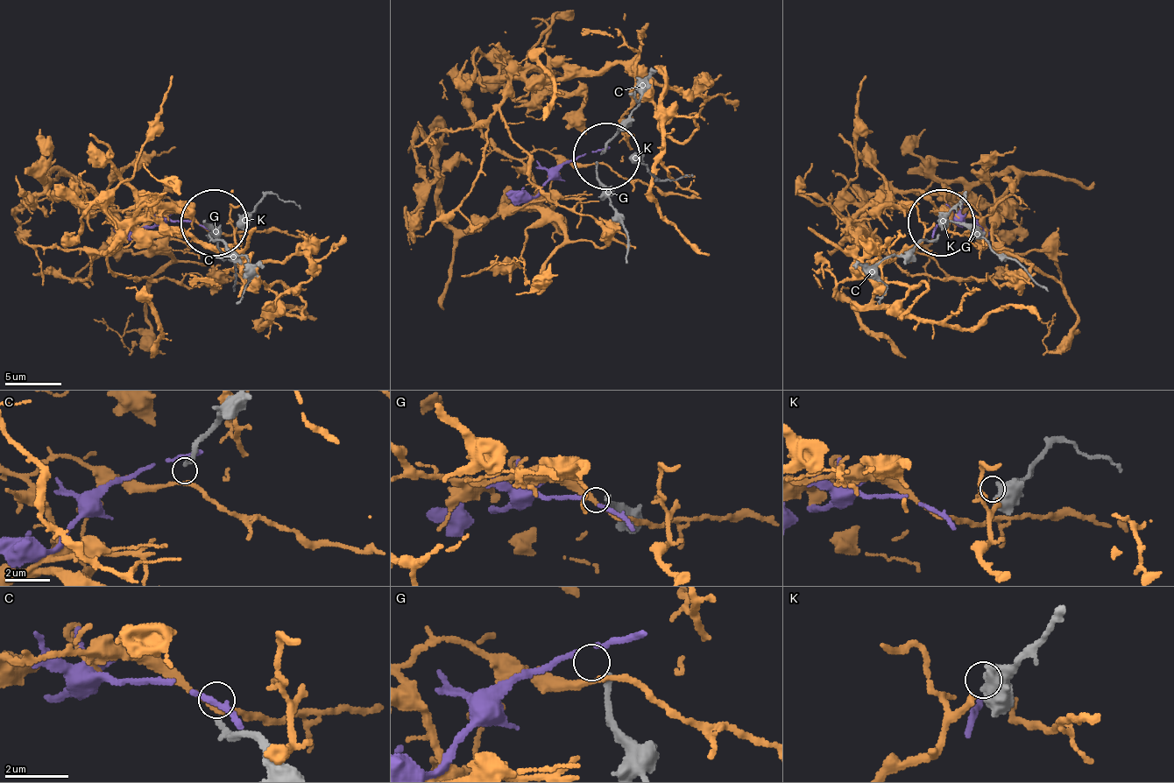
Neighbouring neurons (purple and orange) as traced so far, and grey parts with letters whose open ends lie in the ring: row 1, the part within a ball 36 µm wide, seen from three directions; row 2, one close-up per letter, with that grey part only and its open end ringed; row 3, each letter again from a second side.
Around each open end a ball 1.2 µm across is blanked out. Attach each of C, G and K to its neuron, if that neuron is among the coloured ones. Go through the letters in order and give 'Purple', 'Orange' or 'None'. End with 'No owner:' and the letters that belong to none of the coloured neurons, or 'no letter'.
C: None
G: None
K: Orange
No owner: C, G

